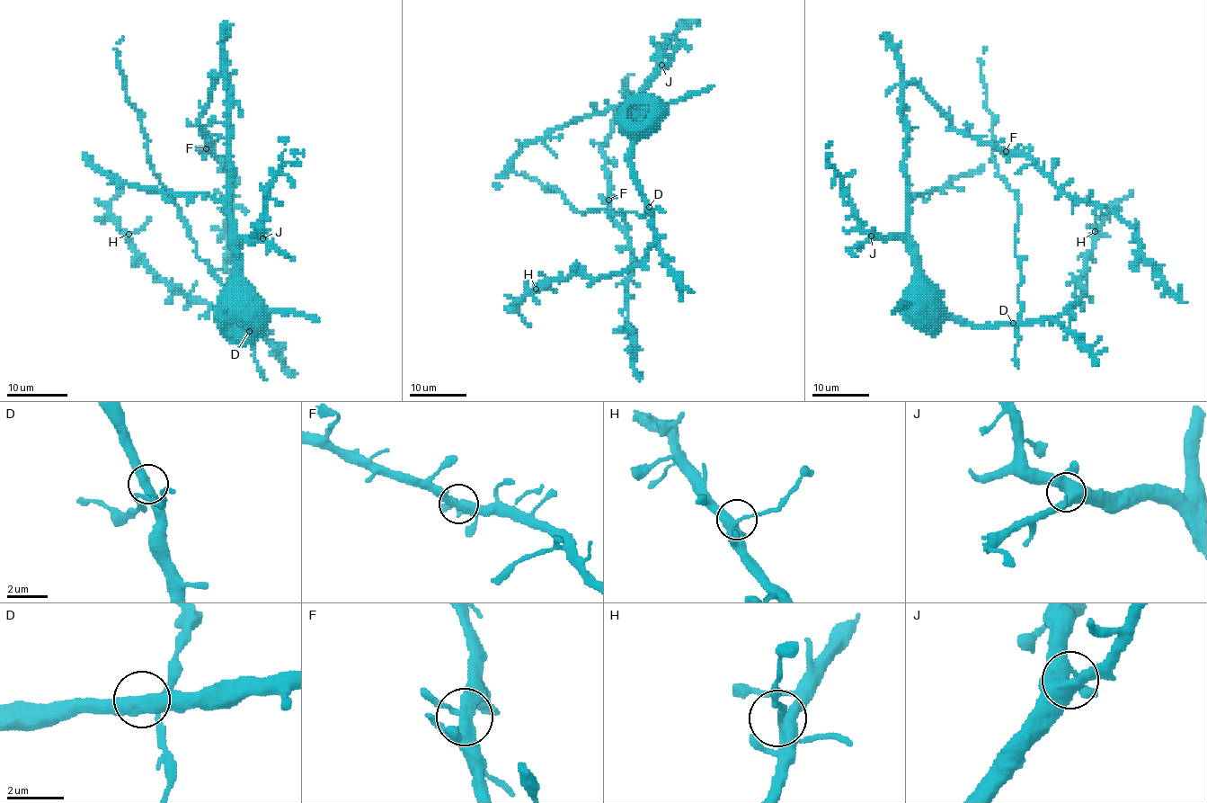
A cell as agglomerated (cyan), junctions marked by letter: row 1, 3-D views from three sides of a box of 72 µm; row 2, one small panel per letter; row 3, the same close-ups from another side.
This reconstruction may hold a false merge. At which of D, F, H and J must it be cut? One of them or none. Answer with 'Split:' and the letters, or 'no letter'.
Split: no letter

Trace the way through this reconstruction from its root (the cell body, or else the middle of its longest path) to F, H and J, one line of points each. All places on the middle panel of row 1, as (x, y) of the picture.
F: (646, 113), (639, 117), (628, 96), (616, 113), (611, 134), (601, 148), (610, 181), (608, 200)
H: (646, 113), (632, 166), (656, 243), (637, 264), (620, 272), (596, 279), (568, 276), (536, 289)
J: (646, 113), (637, 115), (635, 100), (642, 93), (644, 84), (661, 65)

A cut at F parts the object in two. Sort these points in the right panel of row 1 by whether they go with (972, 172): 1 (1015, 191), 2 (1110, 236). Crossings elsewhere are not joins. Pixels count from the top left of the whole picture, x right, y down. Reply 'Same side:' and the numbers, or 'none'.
Same side: 1, 2

